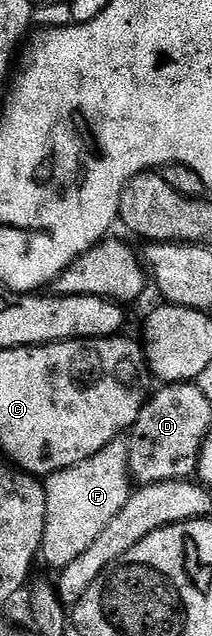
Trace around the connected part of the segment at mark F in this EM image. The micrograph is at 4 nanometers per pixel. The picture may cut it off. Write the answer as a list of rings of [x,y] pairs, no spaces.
[[[122,438],[112,441],[104,446],[104,450],[92,454],[92,458],[45,477],[44,487],[46,525],[40,556],[55,570],[61,570],[68,566],[68,562],[76,562],[76,558],[100,538],[104,526],[108,526],[128,502],[132,491],[129,443]]]

